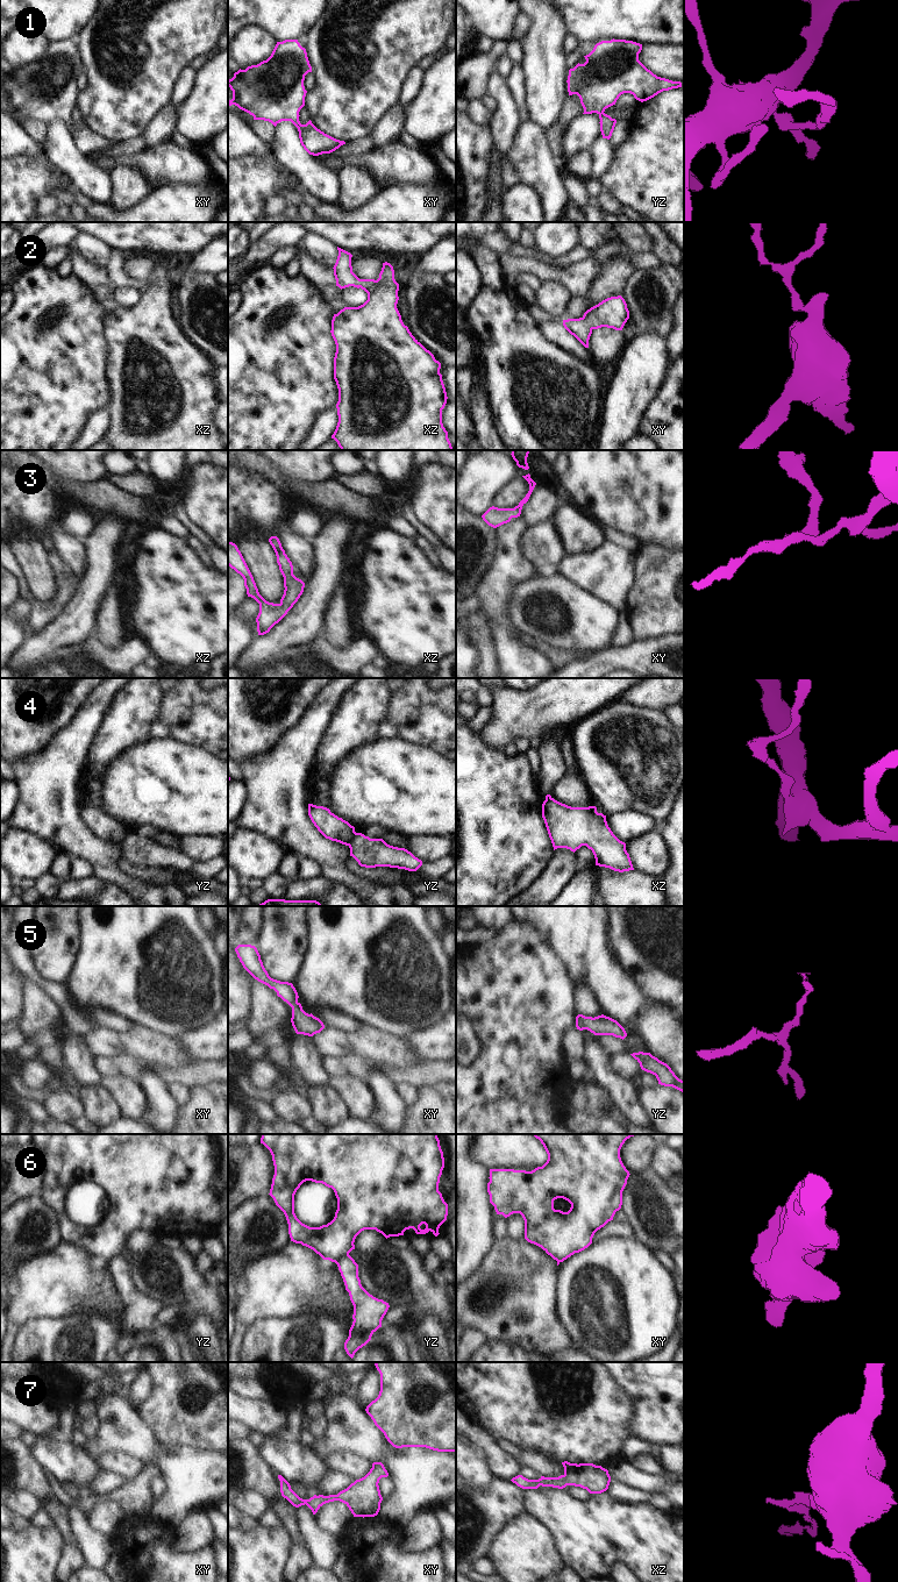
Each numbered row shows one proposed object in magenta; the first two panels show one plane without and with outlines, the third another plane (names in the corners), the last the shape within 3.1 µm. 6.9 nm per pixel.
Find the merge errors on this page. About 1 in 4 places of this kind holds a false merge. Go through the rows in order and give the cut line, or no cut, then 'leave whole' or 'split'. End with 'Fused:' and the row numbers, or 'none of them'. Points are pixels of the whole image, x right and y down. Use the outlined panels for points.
1: no cut | leave whole
2: no cut | leave whole
3: no cut | leave whole
4: yz (356, 833), (347, 845) | split
5: no cut | leave whole
6: yz (348, 1254), (344, 1254), (335, 1262) | split
7: no cut | leave whole
Fused: 4, 6

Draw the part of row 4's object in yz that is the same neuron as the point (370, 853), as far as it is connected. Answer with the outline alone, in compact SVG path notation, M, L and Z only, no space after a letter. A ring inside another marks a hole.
M356 833L348 846L350 856L361 867L390 867L416 871L422 865L422 861L407 849L390 846L383 839L370 839L362 833Z

